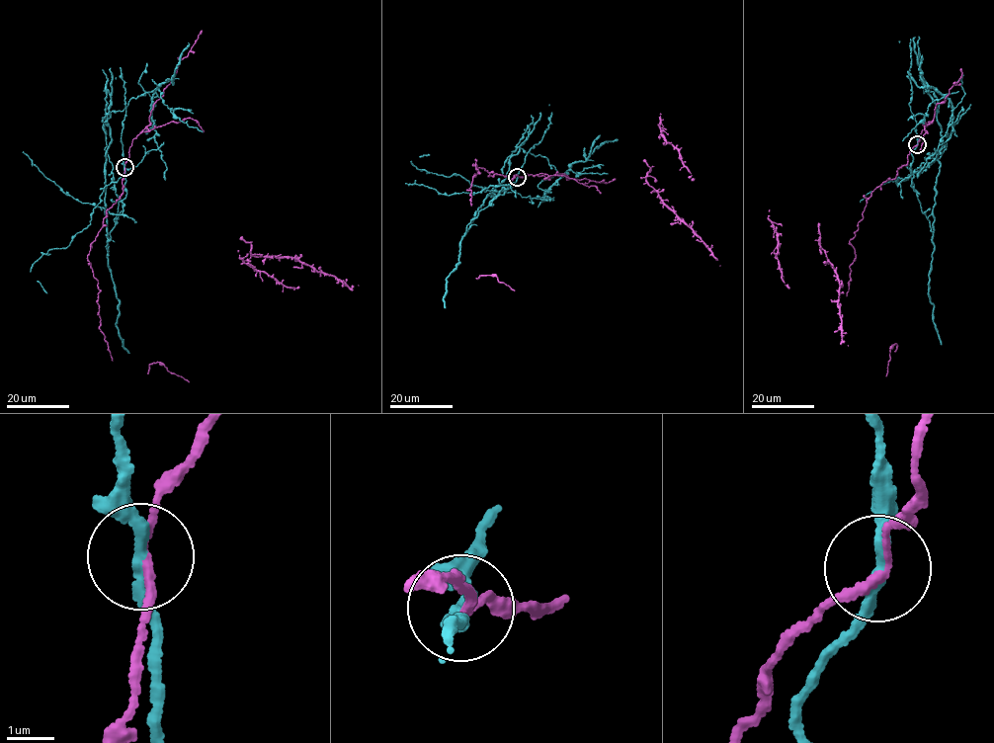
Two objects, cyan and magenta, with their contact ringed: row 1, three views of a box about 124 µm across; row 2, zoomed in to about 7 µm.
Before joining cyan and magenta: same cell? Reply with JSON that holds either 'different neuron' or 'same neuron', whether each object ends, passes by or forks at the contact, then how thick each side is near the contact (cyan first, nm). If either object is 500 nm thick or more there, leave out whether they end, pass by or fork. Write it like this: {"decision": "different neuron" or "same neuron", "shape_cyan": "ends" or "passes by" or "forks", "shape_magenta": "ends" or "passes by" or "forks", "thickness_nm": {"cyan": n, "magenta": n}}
{"decision": "different neuron", "shape_cyan": "passes by", "shape_magenta": "passes by", "thickness_nm": {"cyan": 240, "magenta": 160}}

